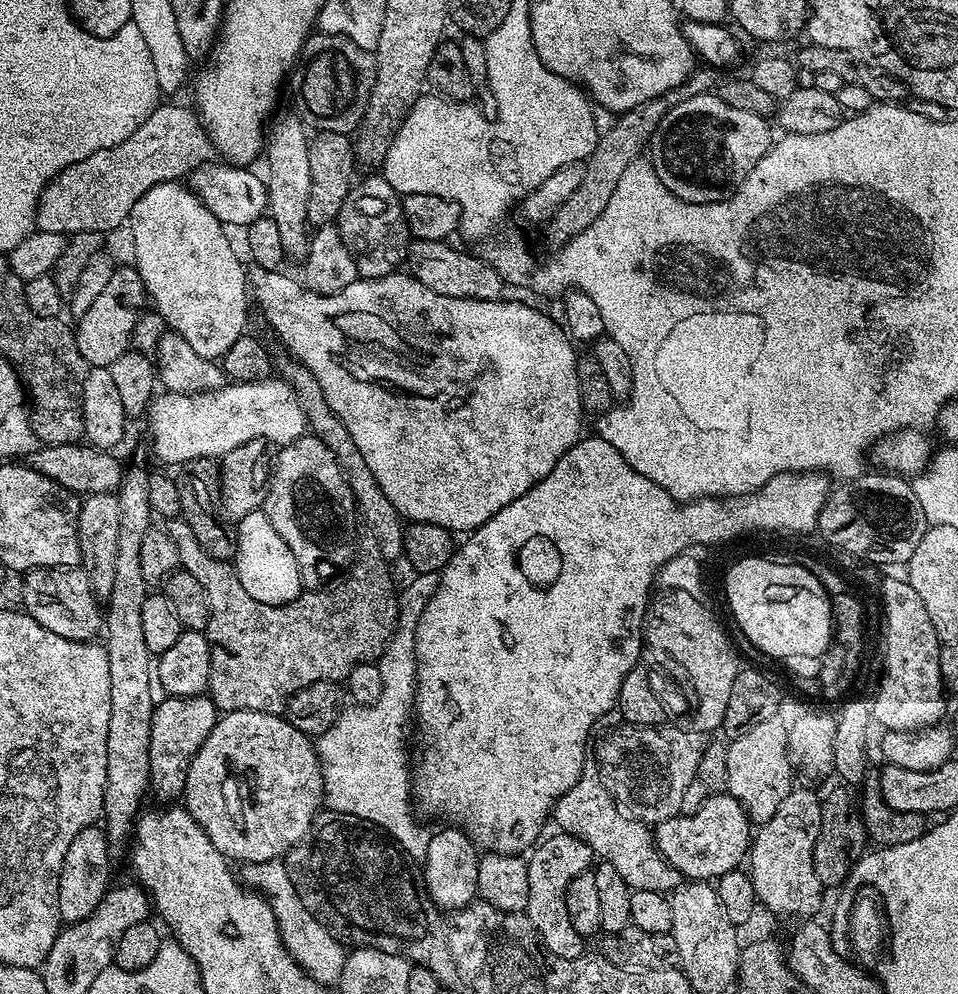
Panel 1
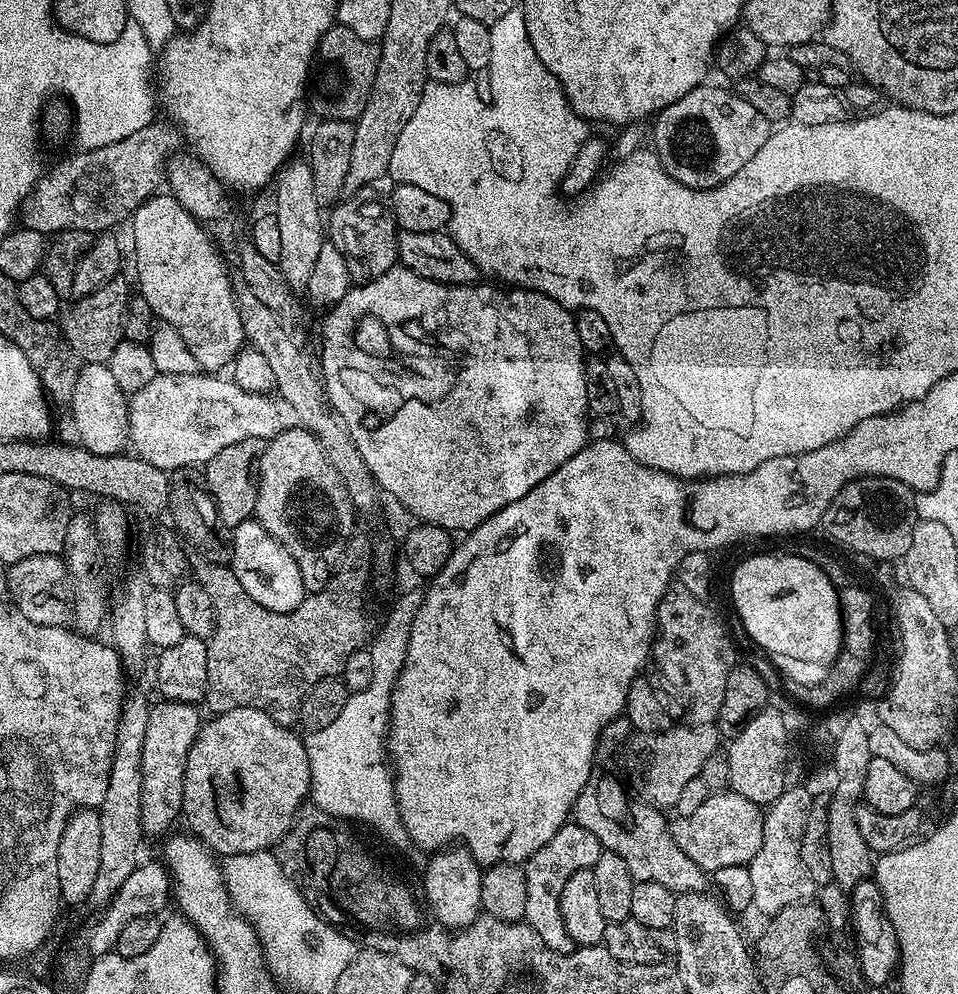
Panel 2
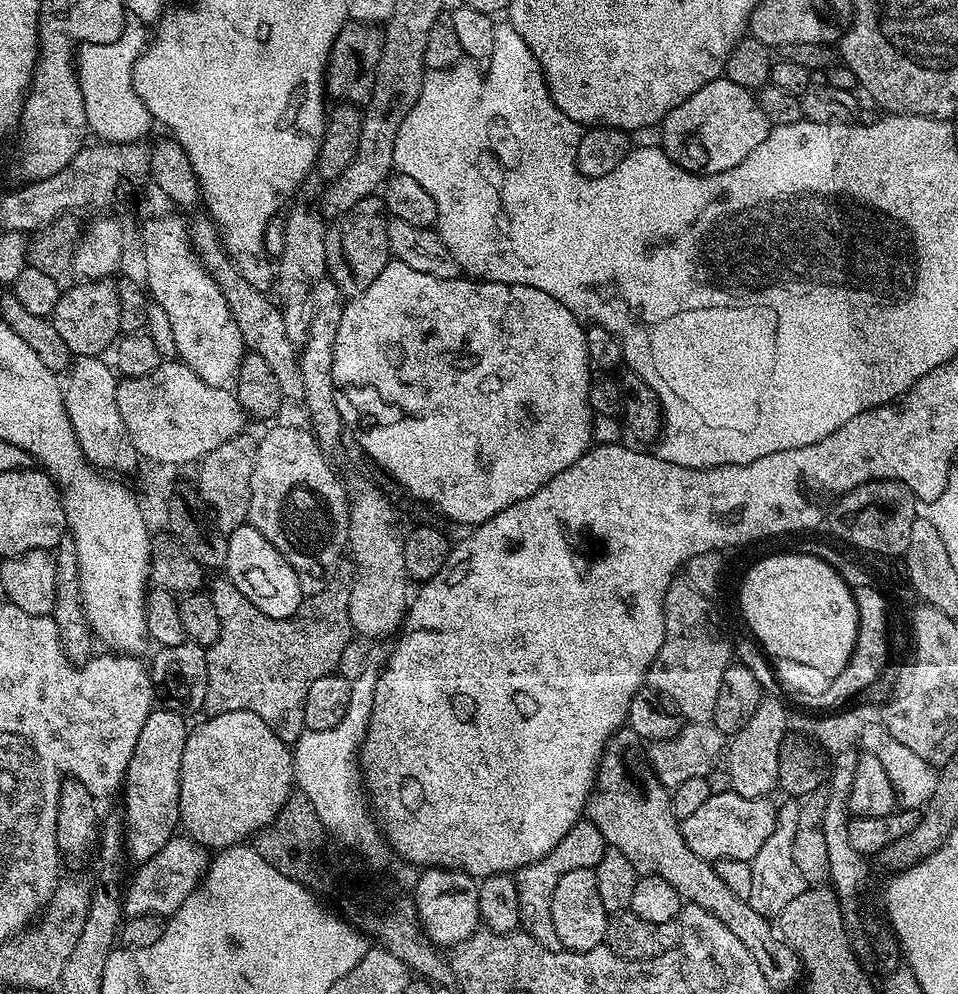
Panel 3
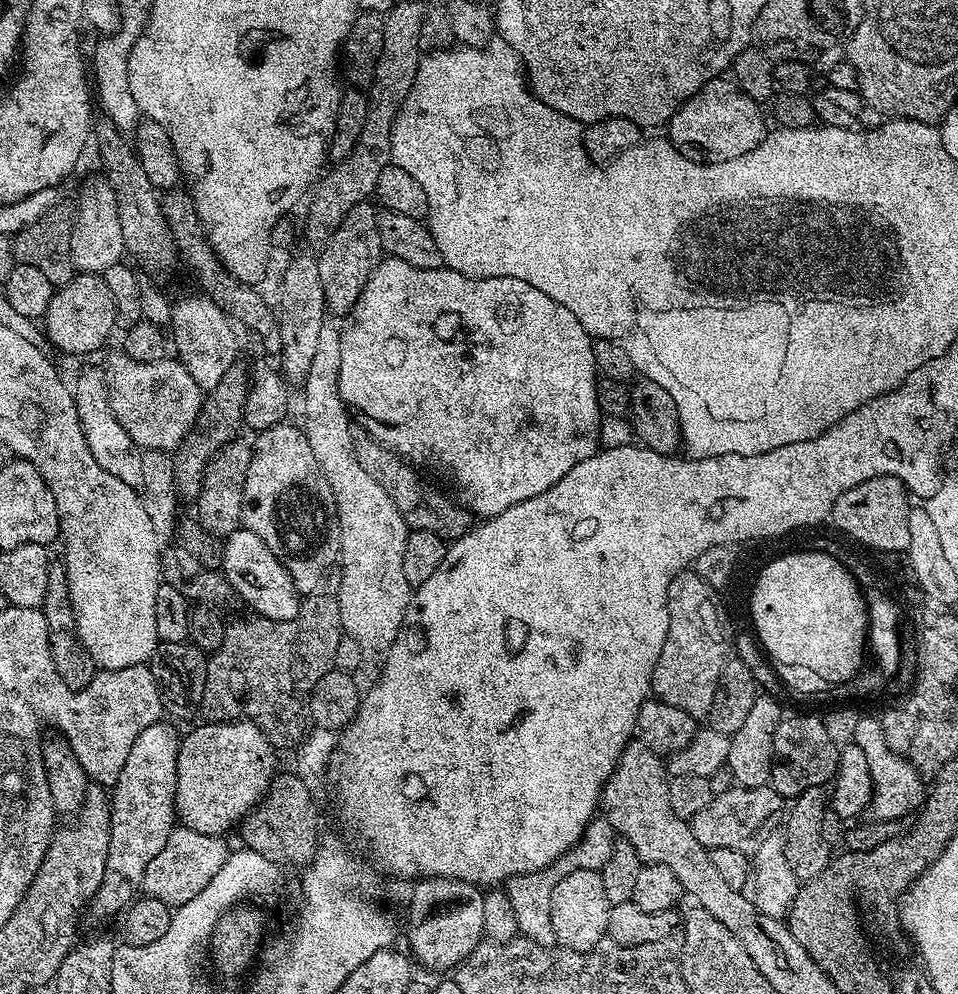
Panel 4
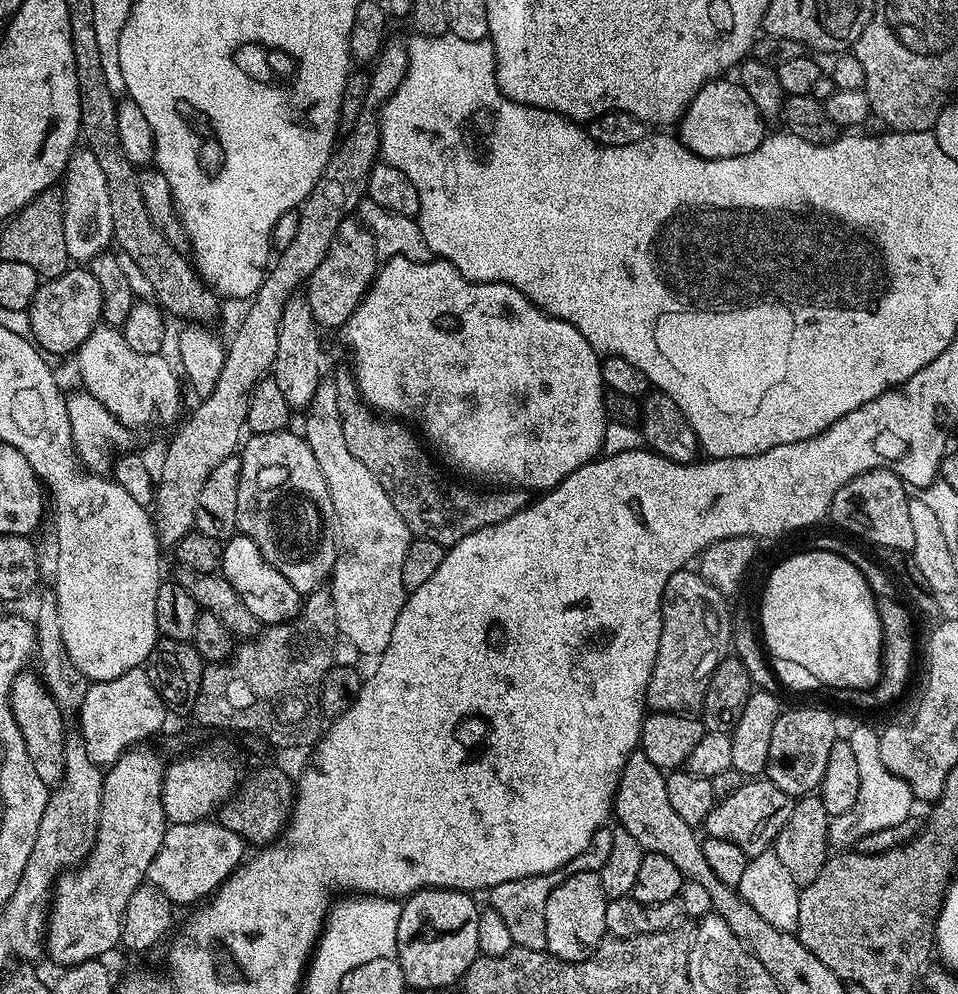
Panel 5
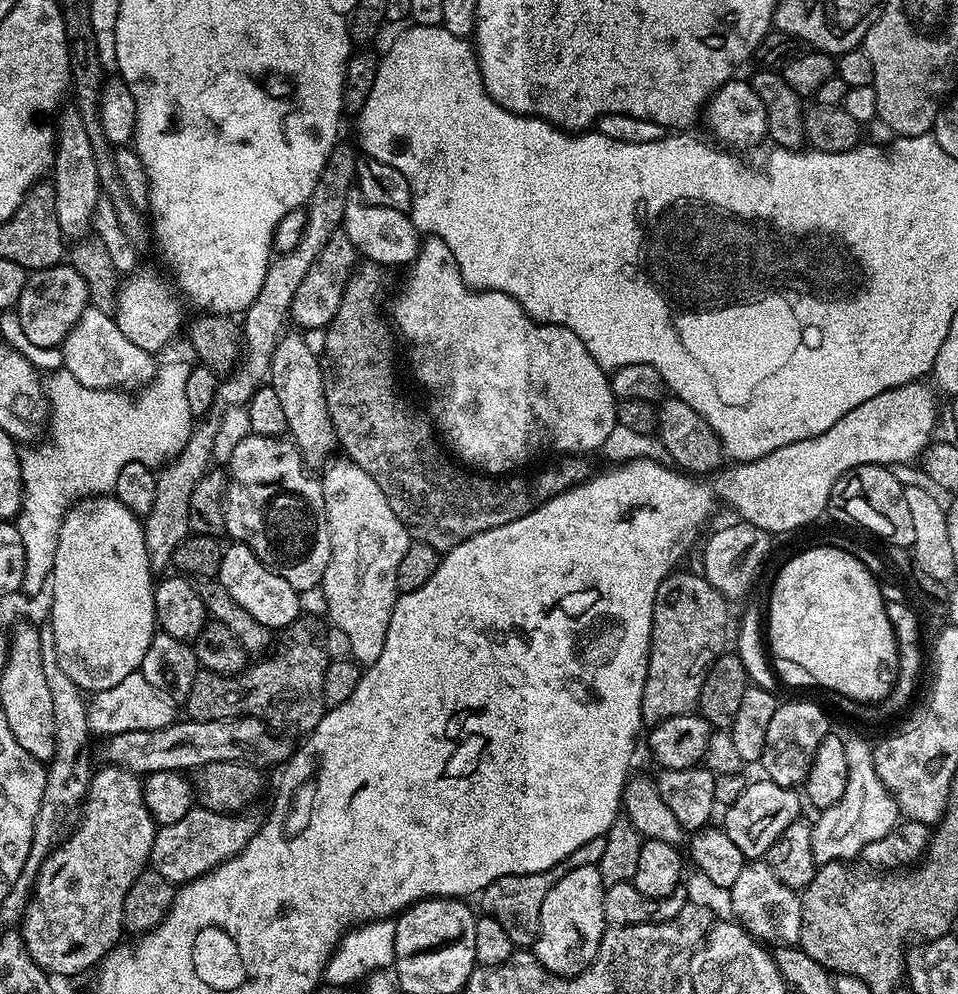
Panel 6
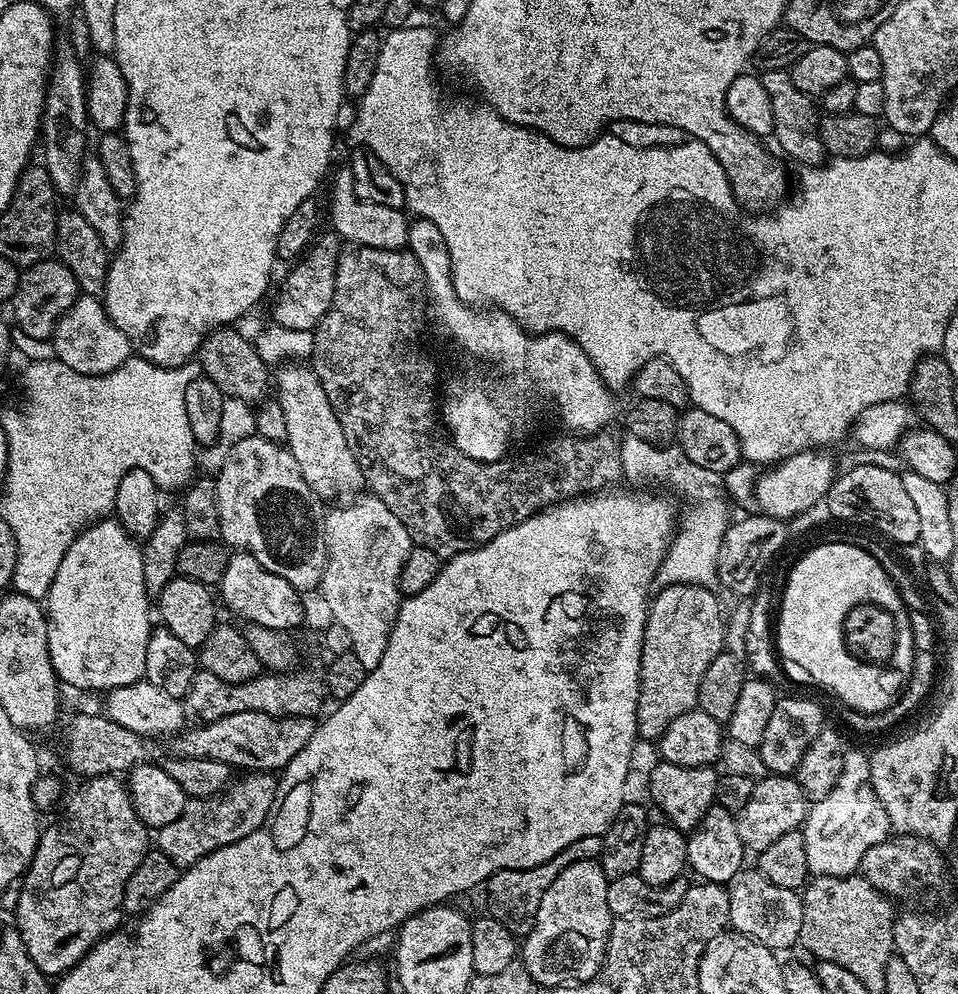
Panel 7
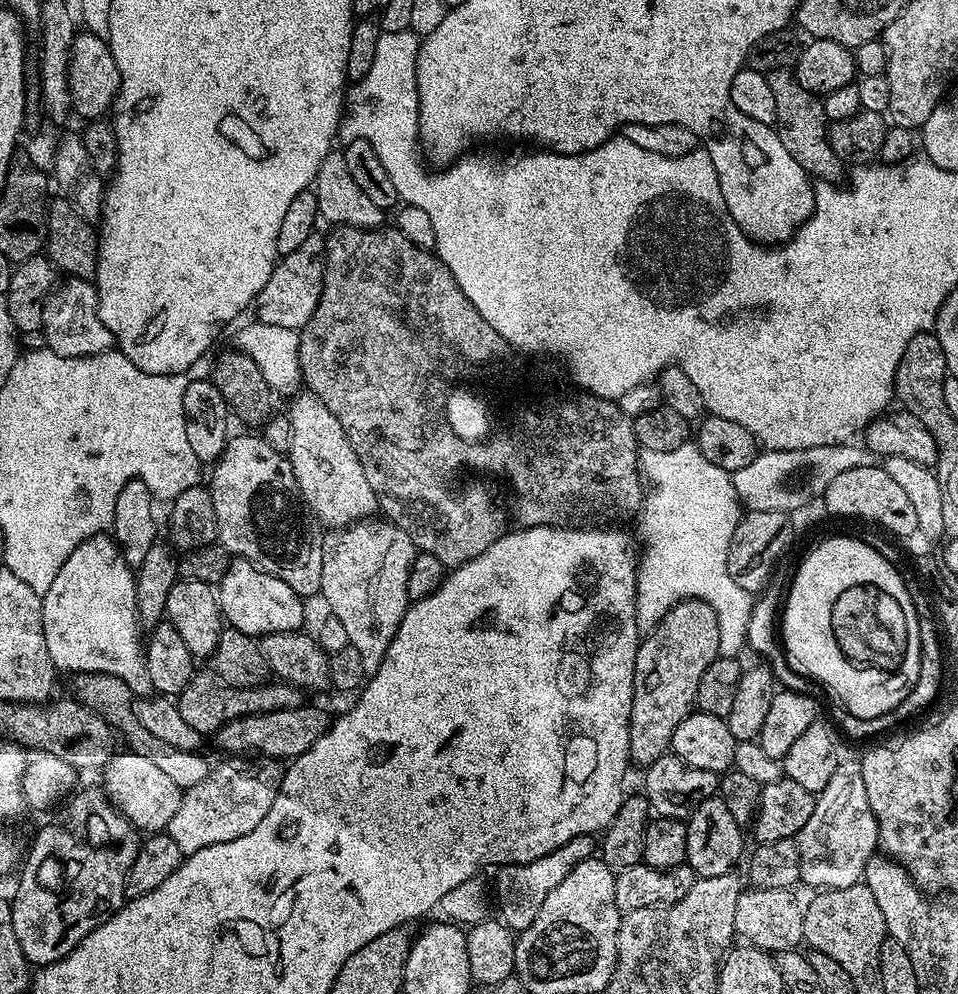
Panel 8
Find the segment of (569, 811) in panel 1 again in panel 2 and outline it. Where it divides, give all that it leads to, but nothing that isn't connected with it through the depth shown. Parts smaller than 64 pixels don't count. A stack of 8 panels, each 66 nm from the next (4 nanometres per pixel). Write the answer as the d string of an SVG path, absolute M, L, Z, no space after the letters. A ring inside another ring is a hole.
M592 775L578 794L574 805L575 823L590 830L590 834L598 838L601 849L618 854L618 858L626 862L626 870L630 870L633 880L658 882L658 886L666 886L677 894L705 891L710 884L709 873L690 862L690 858L678 850L669 831L669 821L664 821L665 813L653 804L633 798L619 779L616 781L612 776L599 776Z

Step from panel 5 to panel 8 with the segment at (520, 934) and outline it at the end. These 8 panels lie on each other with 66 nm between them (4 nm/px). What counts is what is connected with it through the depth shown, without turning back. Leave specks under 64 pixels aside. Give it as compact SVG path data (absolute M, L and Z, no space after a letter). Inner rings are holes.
M592 836L570 838L570 842L558 846L558 850L534 862L499 865L495 869L496 896L494 892L494 908L495 911L496 908L500 911L497 912L498 919L506 927L511 928L513 933L525 932L530 922L538 918L538 910L542 910L542 902L546 902L546 894L550 894L550 890L554 890L554 886L558 886L558 882L562 882L562 878L566 878L566 874L570 874L570 870L574 870L578 862L587 860L593 855L594 844L592 848L592 842L594 842Z

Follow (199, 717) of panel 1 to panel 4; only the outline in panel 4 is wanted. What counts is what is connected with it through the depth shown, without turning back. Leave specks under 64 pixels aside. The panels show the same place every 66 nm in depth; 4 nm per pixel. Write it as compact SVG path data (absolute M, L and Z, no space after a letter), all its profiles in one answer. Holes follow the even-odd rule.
M167 722L151 724L134 738L134 746L126 754L126 762L122 766L120 775L116 777L116 783L110 788L110 807L112 810L112 825L110 834L110 846L106 858L106 870L102 878L100 889L90 902L90 912L96 916L116 916L127 909L137 895L142 878L146 874L146 866L154 862L154 858L166 846L166 838L170 838L172 829L177 827L176 814L176 775L178 774L178 750L181 737Z

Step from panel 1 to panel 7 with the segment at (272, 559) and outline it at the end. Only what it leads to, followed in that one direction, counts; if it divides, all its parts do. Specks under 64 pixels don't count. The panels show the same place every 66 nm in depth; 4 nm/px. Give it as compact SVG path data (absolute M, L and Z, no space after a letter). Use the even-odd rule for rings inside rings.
M233 551L229 555L226 574L222 574L218 585L218 596L223 607L225 604L234 615L241 616L241 621L249 624L296 630L304 620L304 604L297 588L290 586L286 578L270 574L270 570L263 568L248 552Z

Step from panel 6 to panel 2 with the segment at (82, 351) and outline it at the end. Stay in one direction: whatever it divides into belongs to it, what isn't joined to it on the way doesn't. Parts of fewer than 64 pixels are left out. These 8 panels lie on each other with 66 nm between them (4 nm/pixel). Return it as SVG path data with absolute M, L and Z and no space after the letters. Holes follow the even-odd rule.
M198 372L158 374L154 382L131 393L129 441L135 455L169 474L177 468L196 470L226 446L242 442L242 438L262 438L267 442L282 431L277 401L272 401L271 395L242 390L231 378L222 377Z

